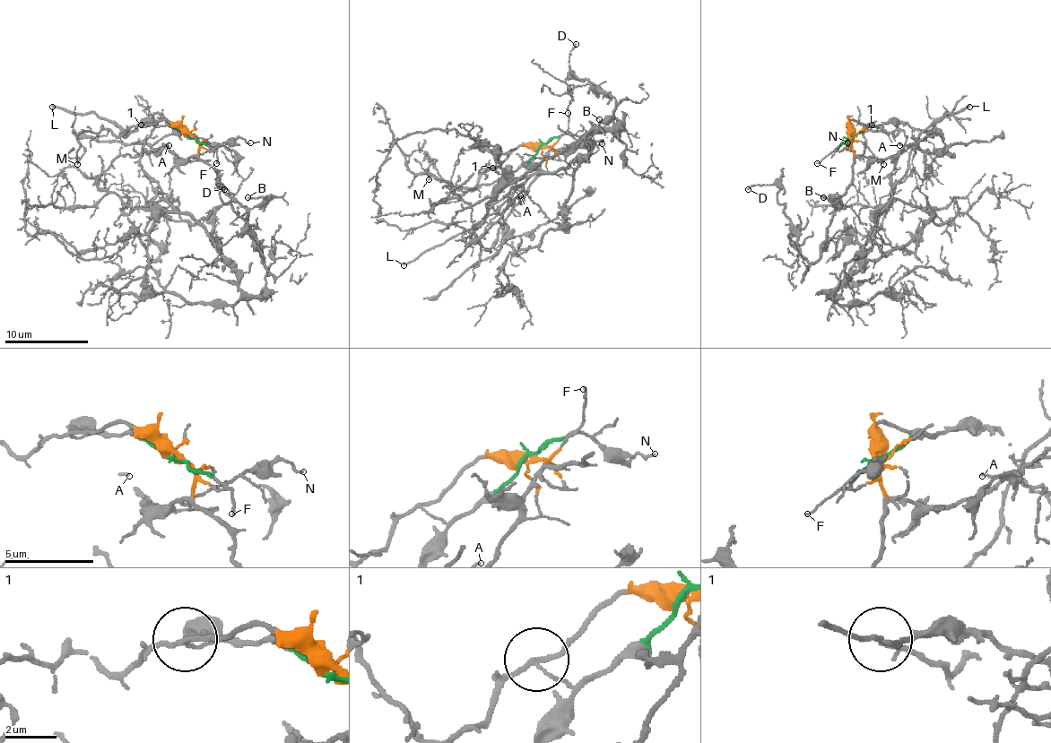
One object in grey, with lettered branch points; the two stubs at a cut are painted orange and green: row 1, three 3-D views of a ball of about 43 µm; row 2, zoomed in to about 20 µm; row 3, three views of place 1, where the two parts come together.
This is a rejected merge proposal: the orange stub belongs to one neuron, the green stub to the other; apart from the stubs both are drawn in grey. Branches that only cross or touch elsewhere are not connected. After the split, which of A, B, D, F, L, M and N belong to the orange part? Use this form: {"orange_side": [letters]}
{"orange_side": ["A", "B", "D", "F", "M"]}

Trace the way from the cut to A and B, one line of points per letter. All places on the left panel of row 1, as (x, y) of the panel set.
A: (190, 135), (198, 148), (190, 158), (175, 156), (162, 145), (169, 145)
B: (190, 135), (198, 143), (198, 156), (215, 170), (217, 183), (247, 208), (265, 200), (248, 198)

